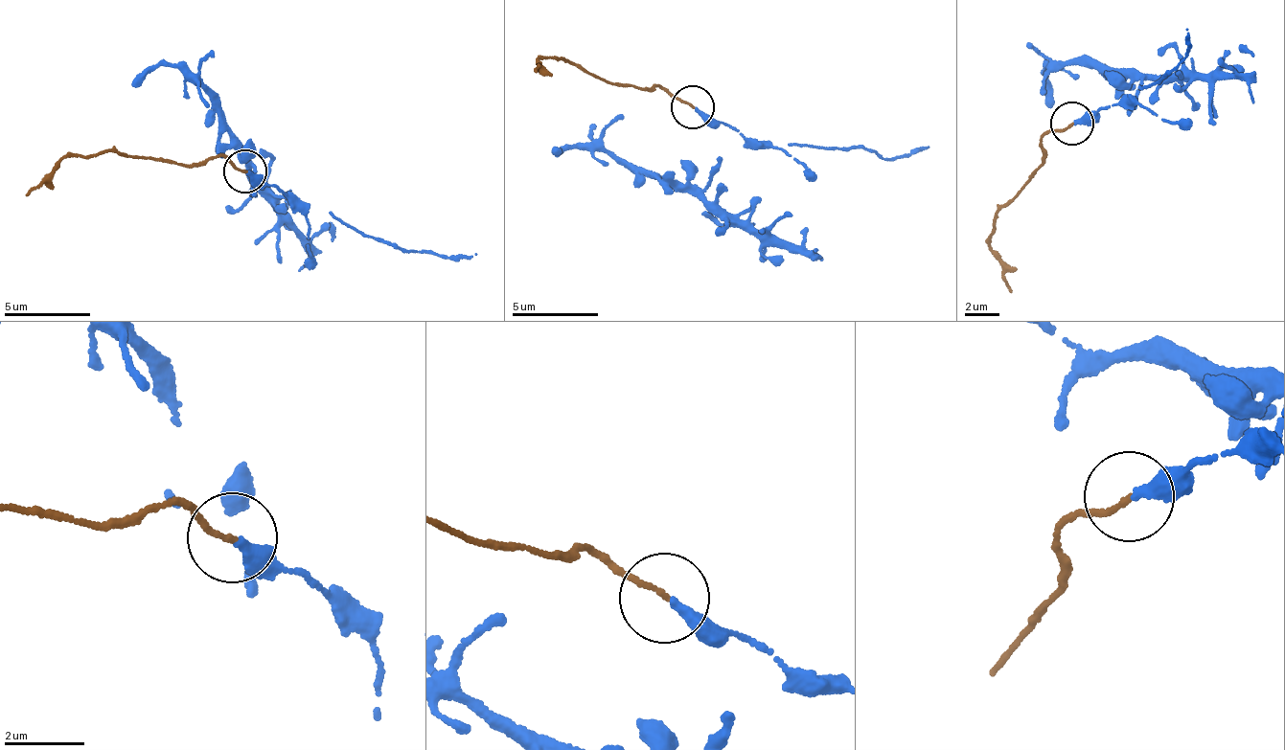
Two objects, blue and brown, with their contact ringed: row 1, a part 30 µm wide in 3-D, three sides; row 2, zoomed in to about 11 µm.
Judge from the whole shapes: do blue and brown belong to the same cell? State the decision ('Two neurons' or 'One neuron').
One neuron

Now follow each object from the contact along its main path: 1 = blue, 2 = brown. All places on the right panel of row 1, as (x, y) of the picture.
1: (1071, 125), (1126, 114), (1141, 80), (1118, 81), (1075, 63), (1050, 69), (1044, 79), (1050, 109)
2: (1071, 122), (1063, 133), (1041, 136), (1043, 163), (995, 213), (994, 246), (1012, 291)

